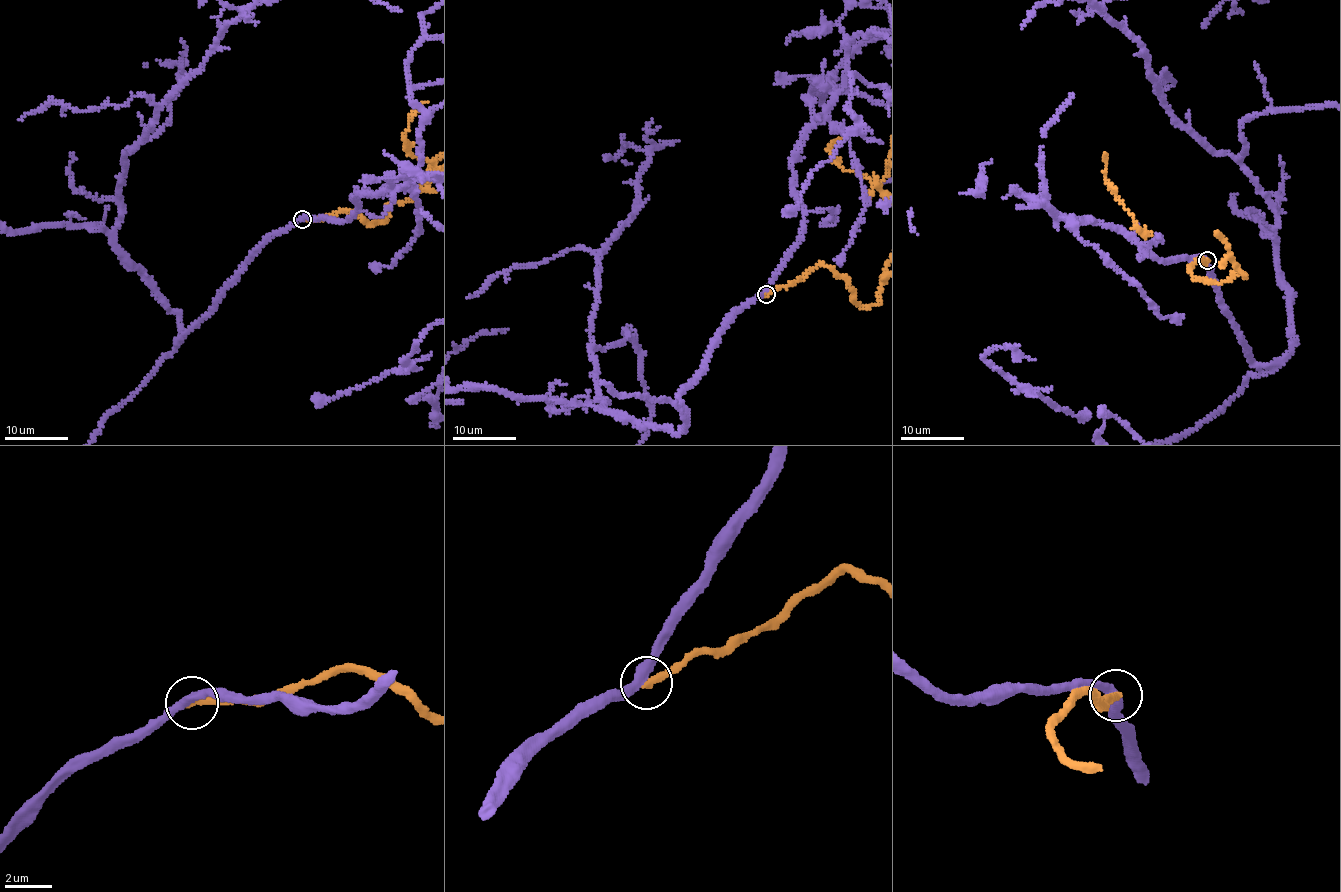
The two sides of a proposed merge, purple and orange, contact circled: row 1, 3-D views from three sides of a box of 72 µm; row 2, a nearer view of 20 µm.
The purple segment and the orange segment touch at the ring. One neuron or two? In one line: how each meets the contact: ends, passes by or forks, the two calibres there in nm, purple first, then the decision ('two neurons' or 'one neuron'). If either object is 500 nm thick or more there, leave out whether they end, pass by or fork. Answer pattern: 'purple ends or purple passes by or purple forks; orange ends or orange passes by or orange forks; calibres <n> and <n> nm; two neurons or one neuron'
purple passes by; orange ends; calibres 380 and 320 nm; two neurons

